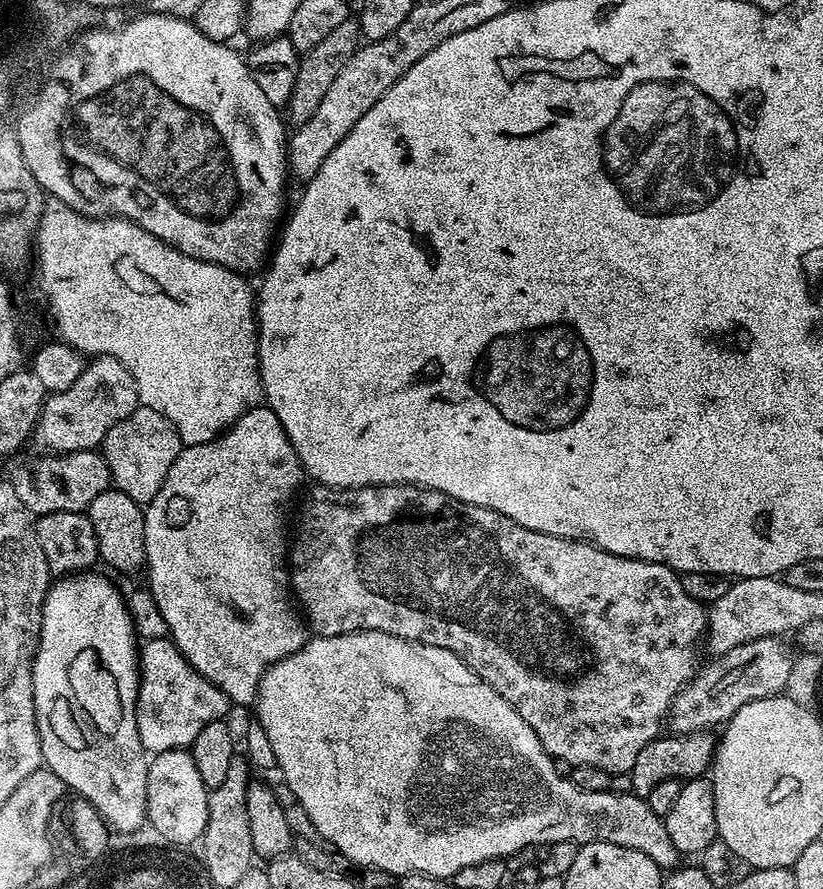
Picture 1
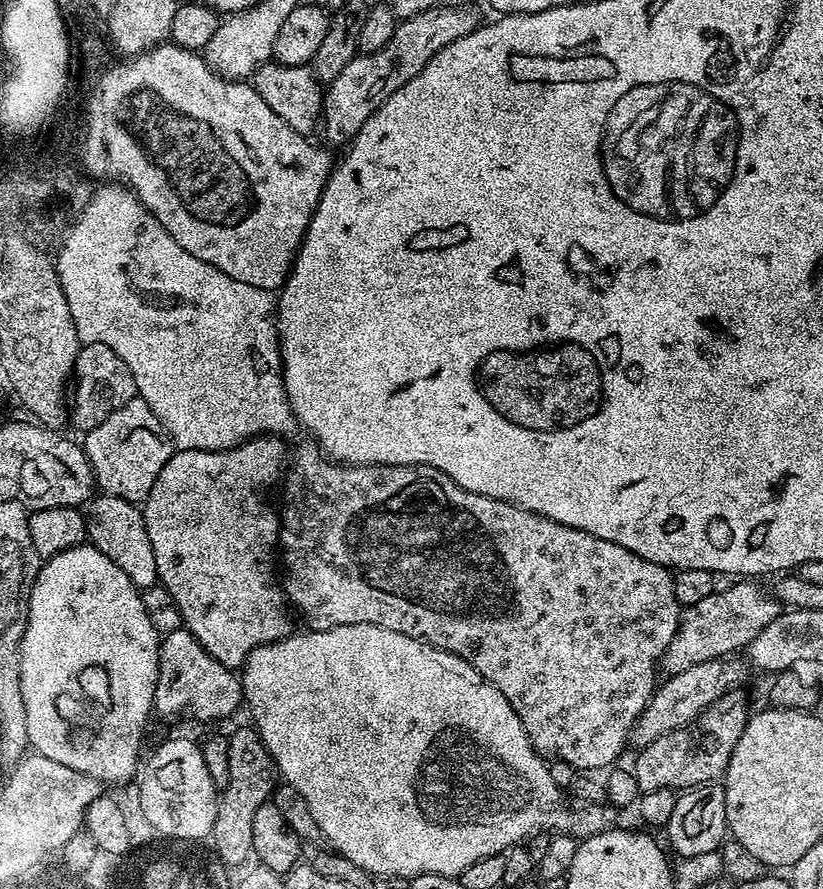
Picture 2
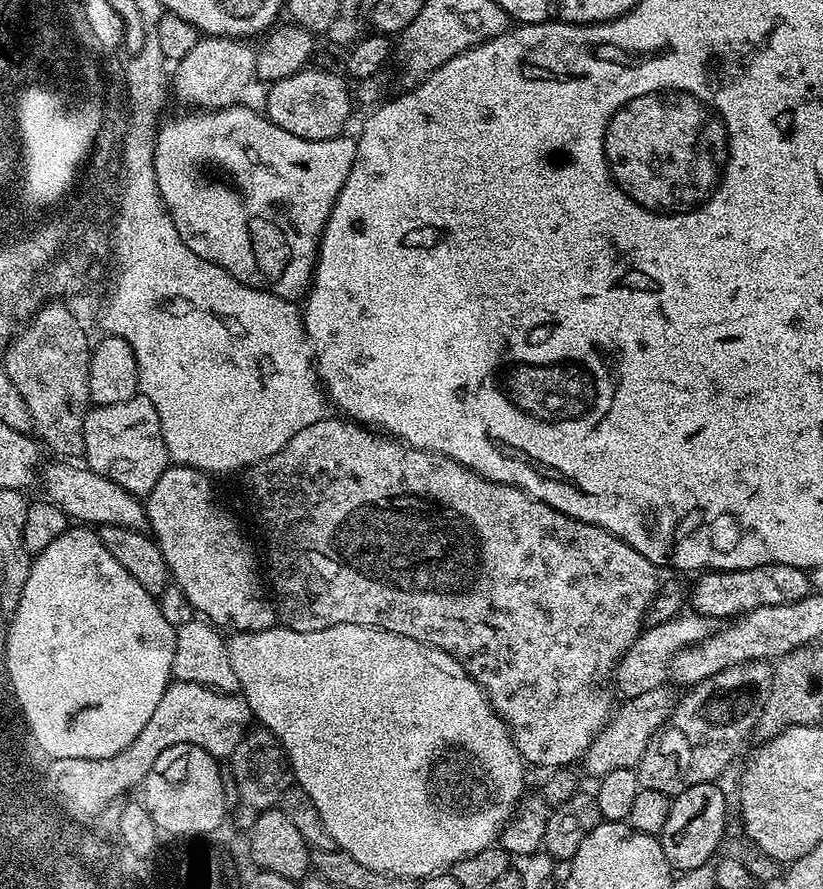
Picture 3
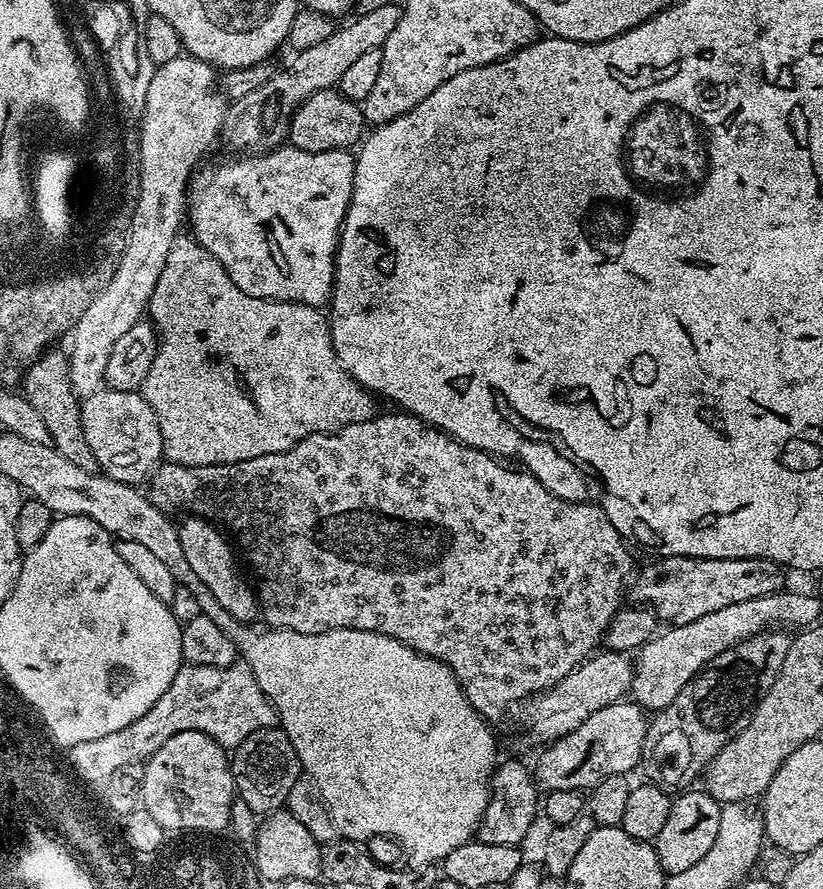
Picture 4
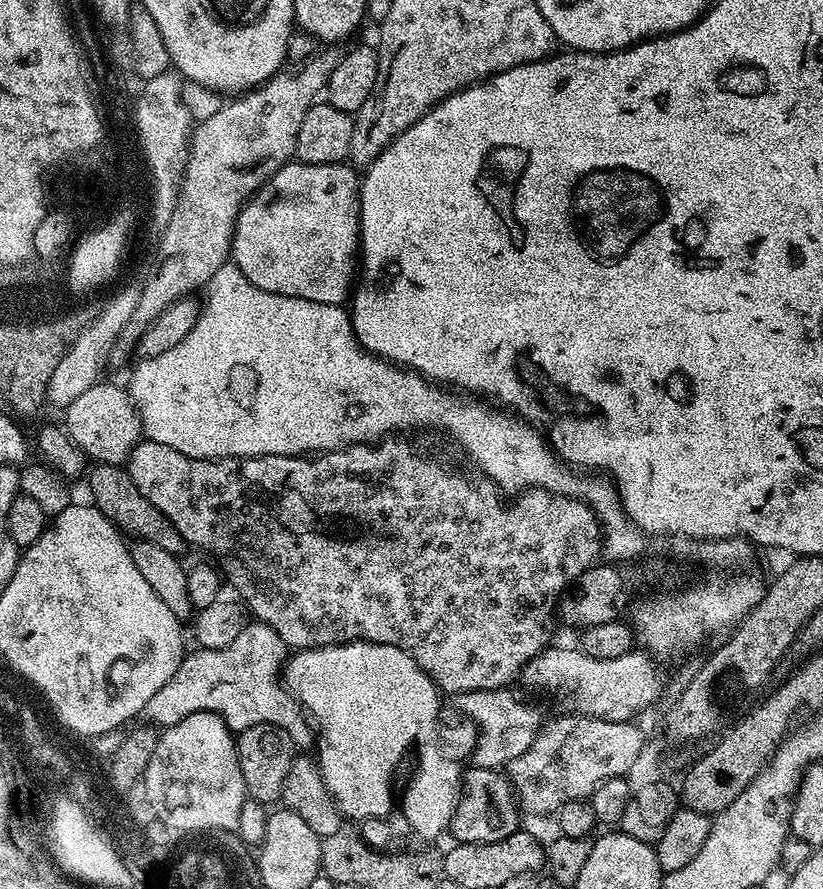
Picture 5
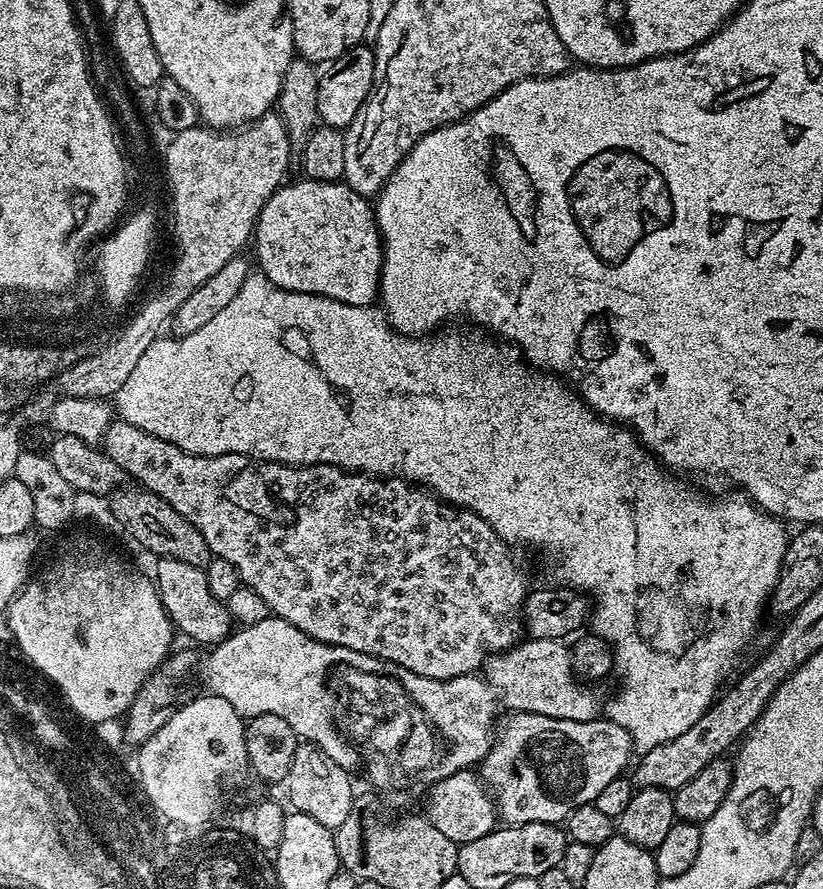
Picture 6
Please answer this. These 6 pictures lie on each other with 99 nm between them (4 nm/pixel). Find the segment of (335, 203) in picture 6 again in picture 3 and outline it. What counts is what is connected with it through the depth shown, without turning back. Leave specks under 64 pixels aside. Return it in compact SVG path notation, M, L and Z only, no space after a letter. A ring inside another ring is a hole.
M244 107L188 110L185 116L172 116L169 120L167 117L157 127L156 149L152 162L160 199L164 201L165 212L174 222L174 230L178 230L182 242L186 242L186 246L190 246L190 250L194 250L194 254L198 254L198 258L222 266L222 270L226 270L238 282L248 284L252 288L261 288L264 292L273 292L274 295L280 296L284 300L296 302L312 286L312 275L316 273L316 254L320 250L320 234L334 210L334 202L340 197L342 186L356 160L356 140L348 137L348 134L341 134L329 140L294 138L294 134L286 134L286 130L282 130L282 126L272 123L267 115Z

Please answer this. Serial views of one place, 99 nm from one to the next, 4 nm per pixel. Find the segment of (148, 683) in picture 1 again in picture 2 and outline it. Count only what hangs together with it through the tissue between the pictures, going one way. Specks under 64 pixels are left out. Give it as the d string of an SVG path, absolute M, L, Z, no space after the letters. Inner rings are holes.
M181 626L160 642L160 669L152 707L155 715L180 716L188 711L196 720L224 720L242 708L242 680L233 669L222 666Z

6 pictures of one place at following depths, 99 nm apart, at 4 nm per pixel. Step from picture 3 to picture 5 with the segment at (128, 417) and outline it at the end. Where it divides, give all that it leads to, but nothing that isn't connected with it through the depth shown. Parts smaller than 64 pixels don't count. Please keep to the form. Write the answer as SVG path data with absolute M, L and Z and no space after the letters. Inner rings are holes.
M97 382L70 406L63 409L62 421L68 436L75 442L89 461L99 464L127 465L128 456L142 439L140 416L132 404L131 395L116 384Z

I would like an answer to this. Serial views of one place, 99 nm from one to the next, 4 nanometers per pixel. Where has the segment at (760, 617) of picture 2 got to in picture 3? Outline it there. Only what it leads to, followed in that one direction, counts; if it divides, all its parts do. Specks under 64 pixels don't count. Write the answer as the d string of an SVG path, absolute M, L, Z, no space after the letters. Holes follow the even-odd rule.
M684 610L672 620L662 622L660 625L645 627L635 642L628 647L624 657L616 663L614 681L621 697L646 694L646 690L665 687L670 676L672 659L682 649L702 642L714 631L714 620L711 616L700 616L691 610Z

